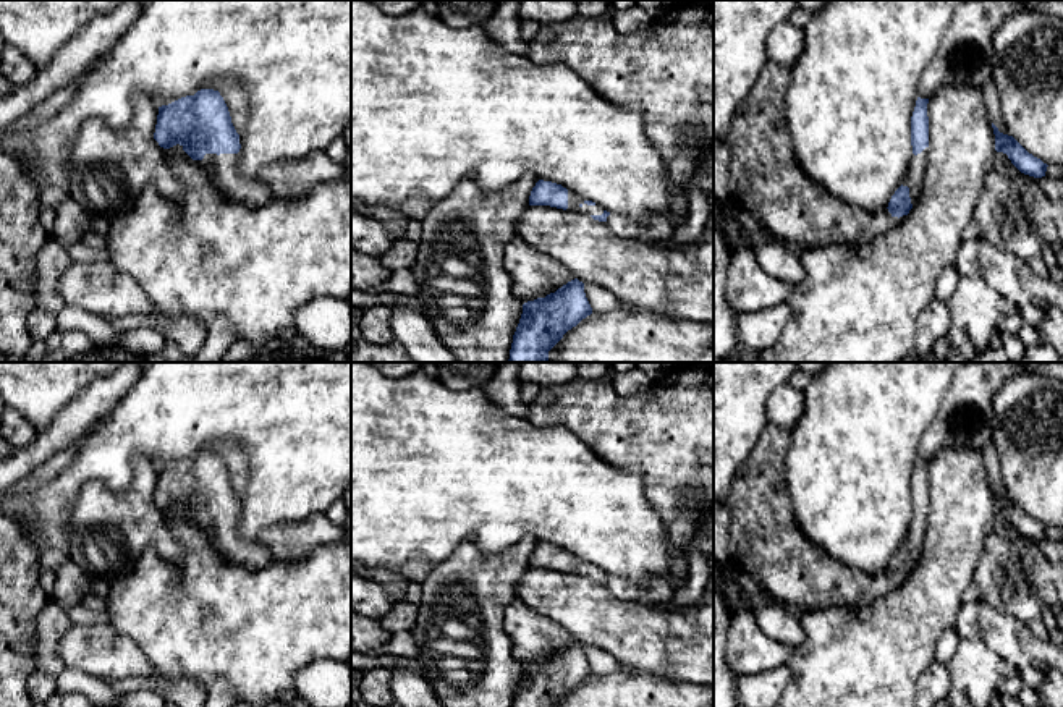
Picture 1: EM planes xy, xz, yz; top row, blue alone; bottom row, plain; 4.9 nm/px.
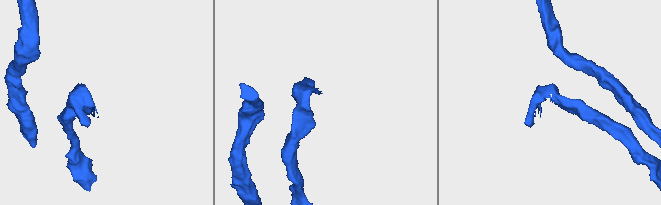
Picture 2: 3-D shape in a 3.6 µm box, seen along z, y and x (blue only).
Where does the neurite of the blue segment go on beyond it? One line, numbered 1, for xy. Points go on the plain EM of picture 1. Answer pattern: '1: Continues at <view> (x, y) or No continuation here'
1: Continues at xy (222, 531)

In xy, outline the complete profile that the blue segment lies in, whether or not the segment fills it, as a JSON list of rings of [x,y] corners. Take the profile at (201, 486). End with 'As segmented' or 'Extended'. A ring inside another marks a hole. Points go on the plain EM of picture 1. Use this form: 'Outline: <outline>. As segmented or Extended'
Outline: [[[201,451],[159,469],[154,502],[163,511],[180,506],[227,563],[260,571],[273,561],[267,547],[239,537],[239,497],[218,453]]]. Extended

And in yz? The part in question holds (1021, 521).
Outline: [[[992,485],[995,497],[995,513],[1008,518],[1011,526],[1024,537],[1042,540],[1047,534],[1047,526],[1029,516],[1013,498],[1003,497]]]. As segmented

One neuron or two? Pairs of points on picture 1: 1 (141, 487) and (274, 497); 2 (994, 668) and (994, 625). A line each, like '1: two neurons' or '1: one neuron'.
1: two neurons
2: two neurons

